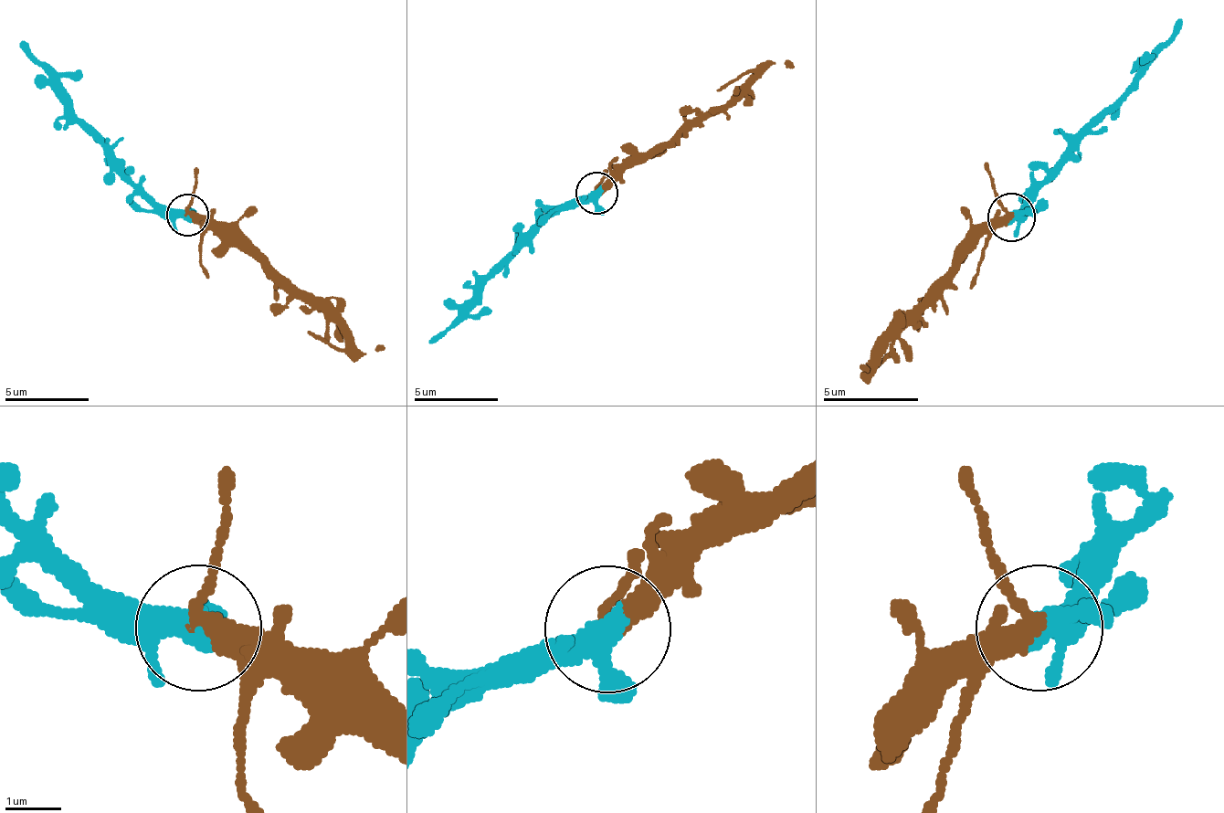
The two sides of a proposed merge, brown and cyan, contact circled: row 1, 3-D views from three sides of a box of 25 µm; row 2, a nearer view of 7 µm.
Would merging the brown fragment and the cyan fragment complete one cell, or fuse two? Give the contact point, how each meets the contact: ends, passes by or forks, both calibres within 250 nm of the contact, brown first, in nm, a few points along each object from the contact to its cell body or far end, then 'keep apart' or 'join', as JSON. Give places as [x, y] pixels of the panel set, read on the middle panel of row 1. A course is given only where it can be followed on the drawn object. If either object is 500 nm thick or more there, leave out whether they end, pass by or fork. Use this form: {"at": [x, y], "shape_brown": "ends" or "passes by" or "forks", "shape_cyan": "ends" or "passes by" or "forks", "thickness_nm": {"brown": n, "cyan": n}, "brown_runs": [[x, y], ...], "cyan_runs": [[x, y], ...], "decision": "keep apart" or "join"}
{"at": [596, 193], "shape_brown": "passes by", "shape_cyan": "forks", "thickness_nm": {"brown": 320, "cyan": 320}, "brown_runs": [[596, 192], [671, 146], [768, 66], [776, 62], [793, 66]], "cyan_runs": [[596, 192], [566, 200], [432, 343]], "decision": "join"}

